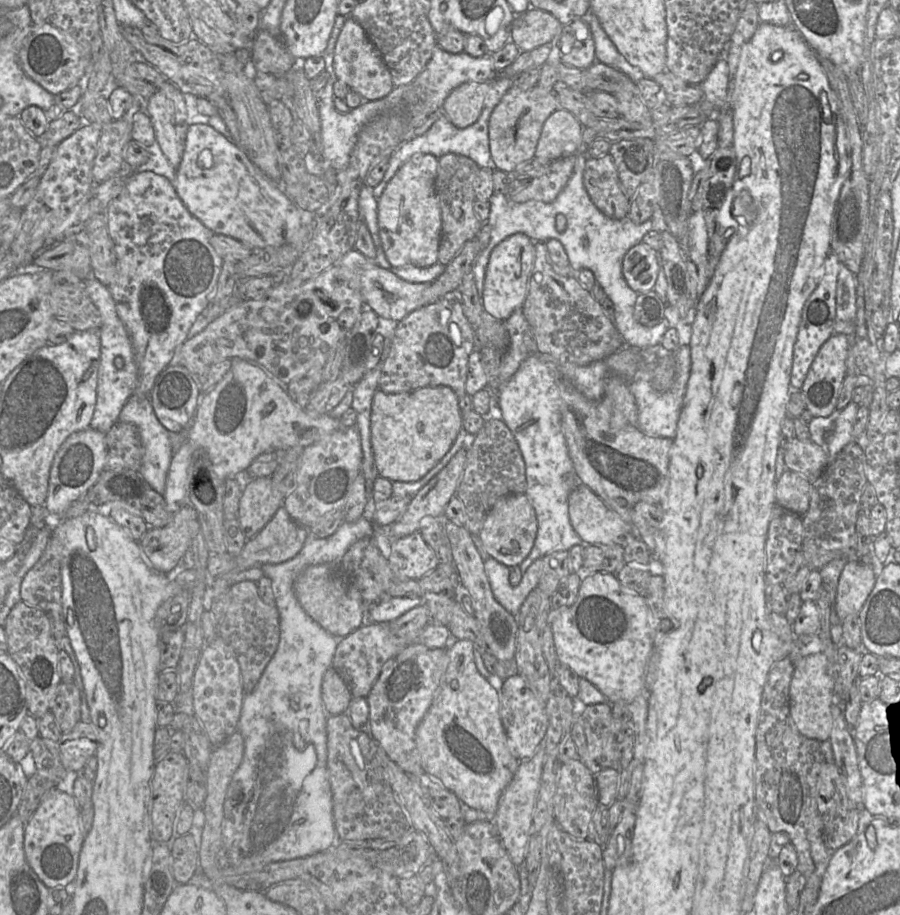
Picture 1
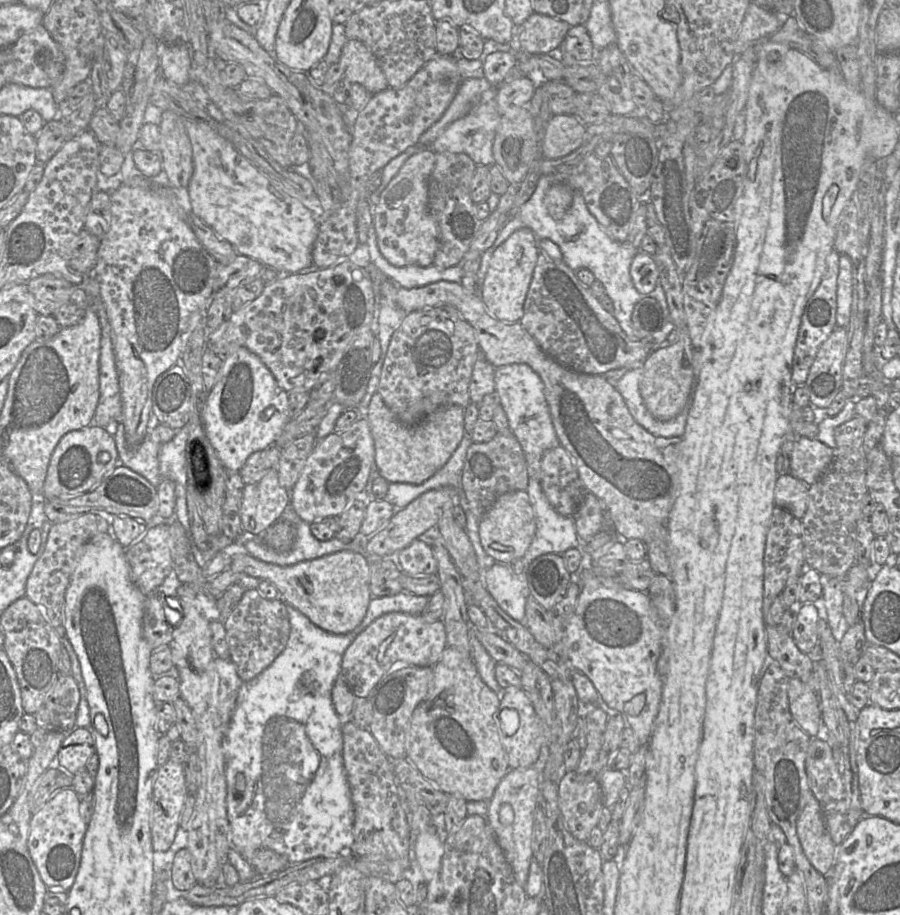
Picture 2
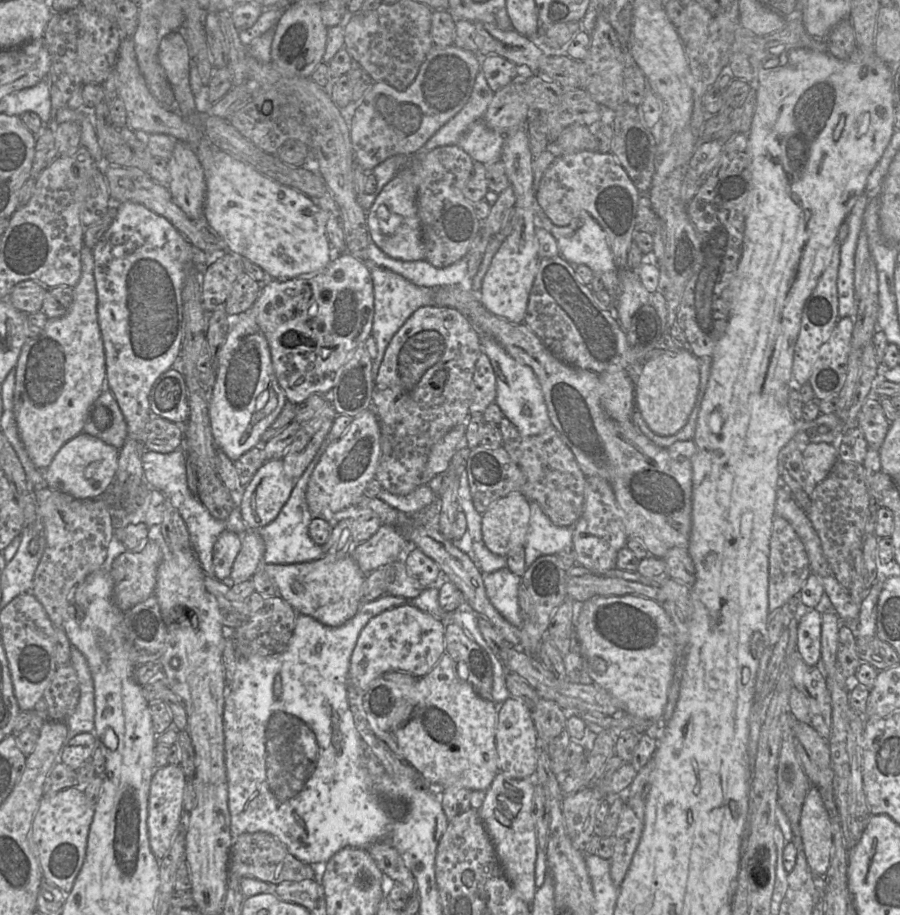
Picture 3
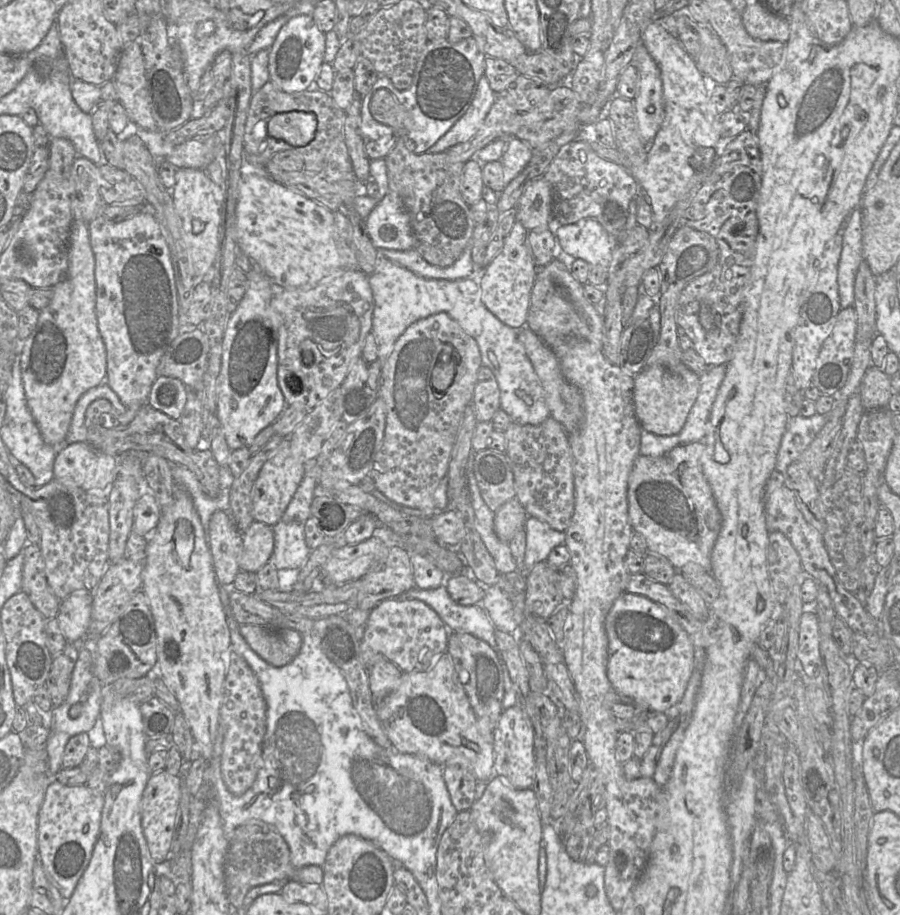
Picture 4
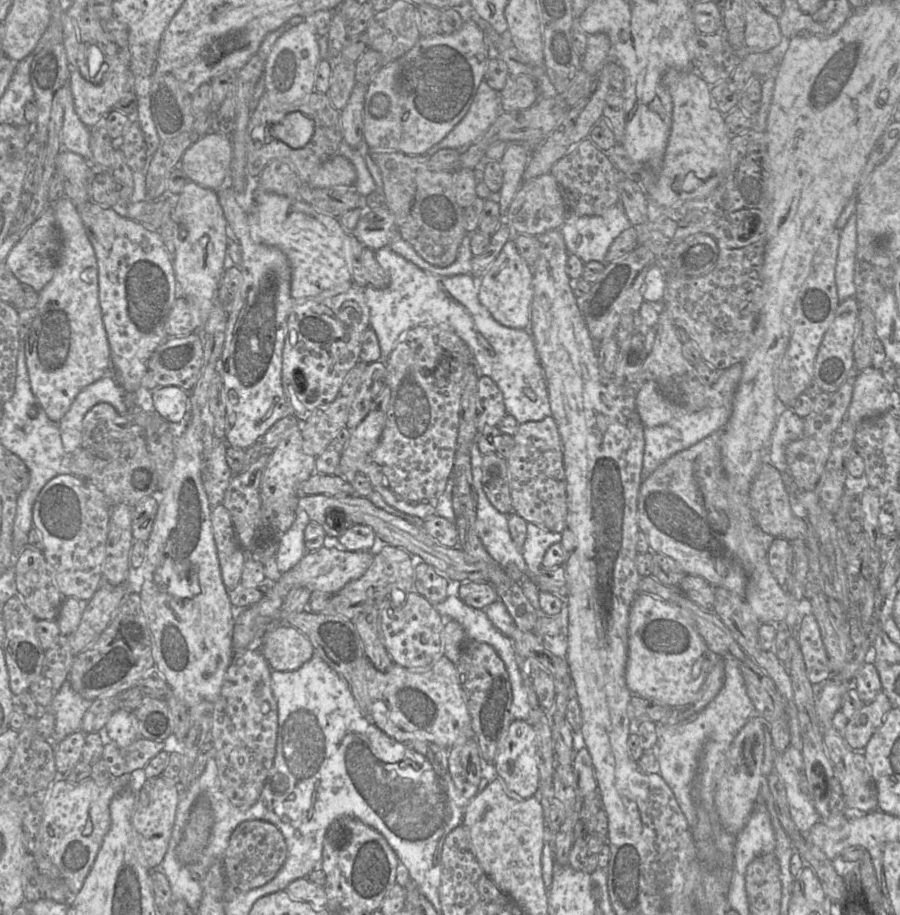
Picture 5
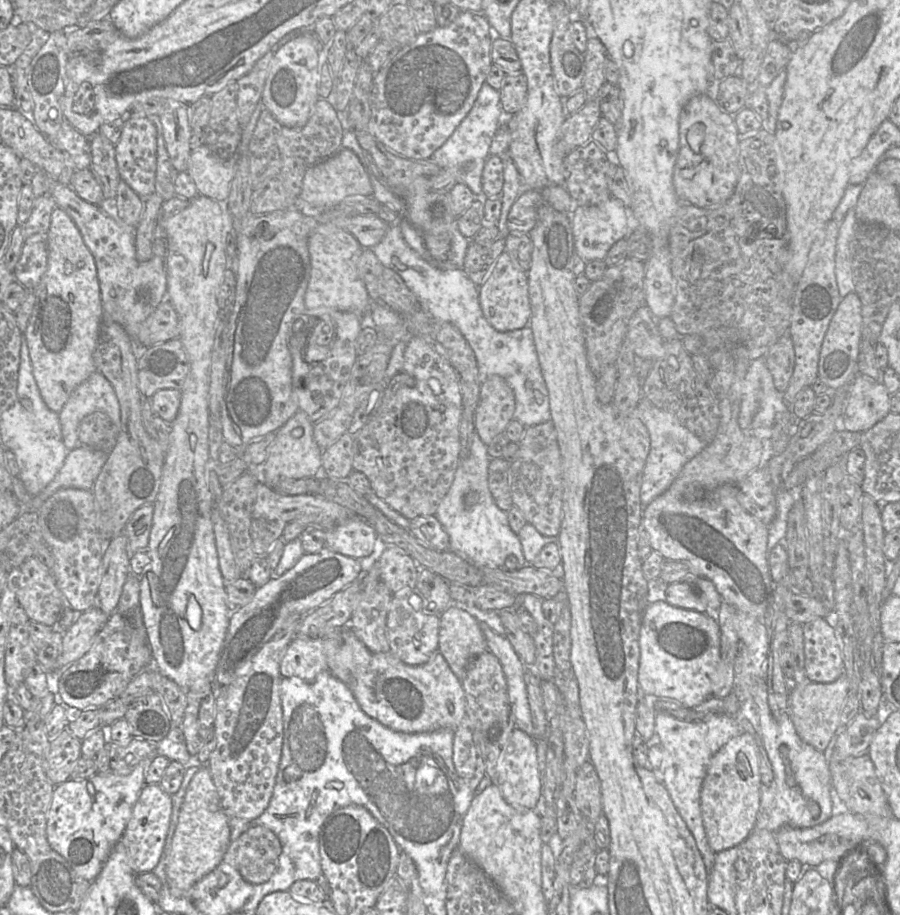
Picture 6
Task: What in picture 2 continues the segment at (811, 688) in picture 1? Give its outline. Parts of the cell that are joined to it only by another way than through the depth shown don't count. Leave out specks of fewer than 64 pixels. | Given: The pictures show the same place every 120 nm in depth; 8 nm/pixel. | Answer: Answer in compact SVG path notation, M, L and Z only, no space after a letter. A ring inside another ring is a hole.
M791 678L788 685L790 712L798 726L811 738L827 741L826 727L817 695L800 679Z

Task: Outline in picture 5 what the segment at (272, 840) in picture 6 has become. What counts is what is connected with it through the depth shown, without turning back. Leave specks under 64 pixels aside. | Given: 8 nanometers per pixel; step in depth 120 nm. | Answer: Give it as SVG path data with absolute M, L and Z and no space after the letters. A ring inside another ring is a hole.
M267 821L242 822L232 833L223 856L226 885L239 892L248 892L270 882L283 866L287 846L280 830Z

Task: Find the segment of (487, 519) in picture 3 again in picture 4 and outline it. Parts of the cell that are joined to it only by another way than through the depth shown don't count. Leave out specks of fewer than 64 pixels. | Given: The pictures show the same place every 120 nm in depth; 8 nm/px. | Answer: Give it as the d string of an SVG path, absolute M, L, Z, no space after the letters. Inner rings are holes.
M516 497L505 502L494 516L494 531L498 538L509 542L520 529L525 528L527 516Z

